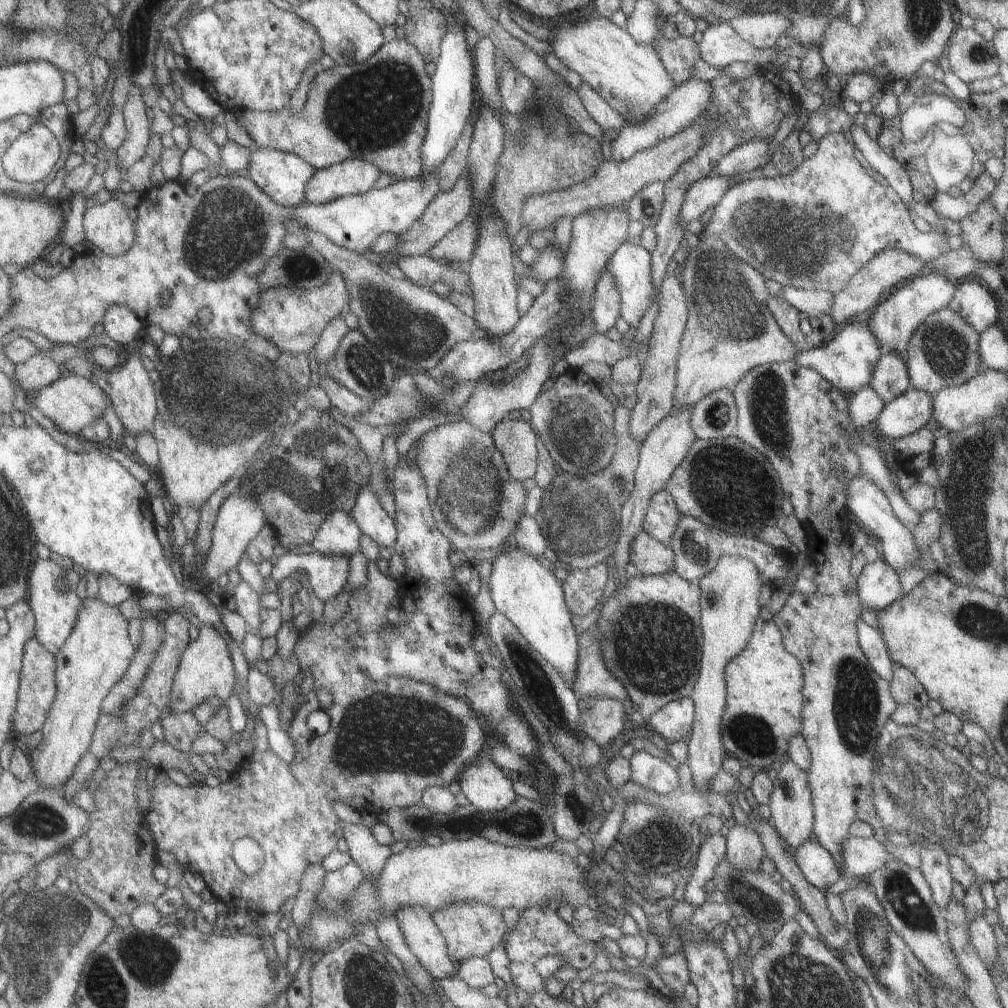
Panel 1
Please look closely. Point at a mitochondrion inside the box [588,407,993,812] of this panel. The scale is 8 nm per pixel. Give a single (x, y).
(663, 638)

